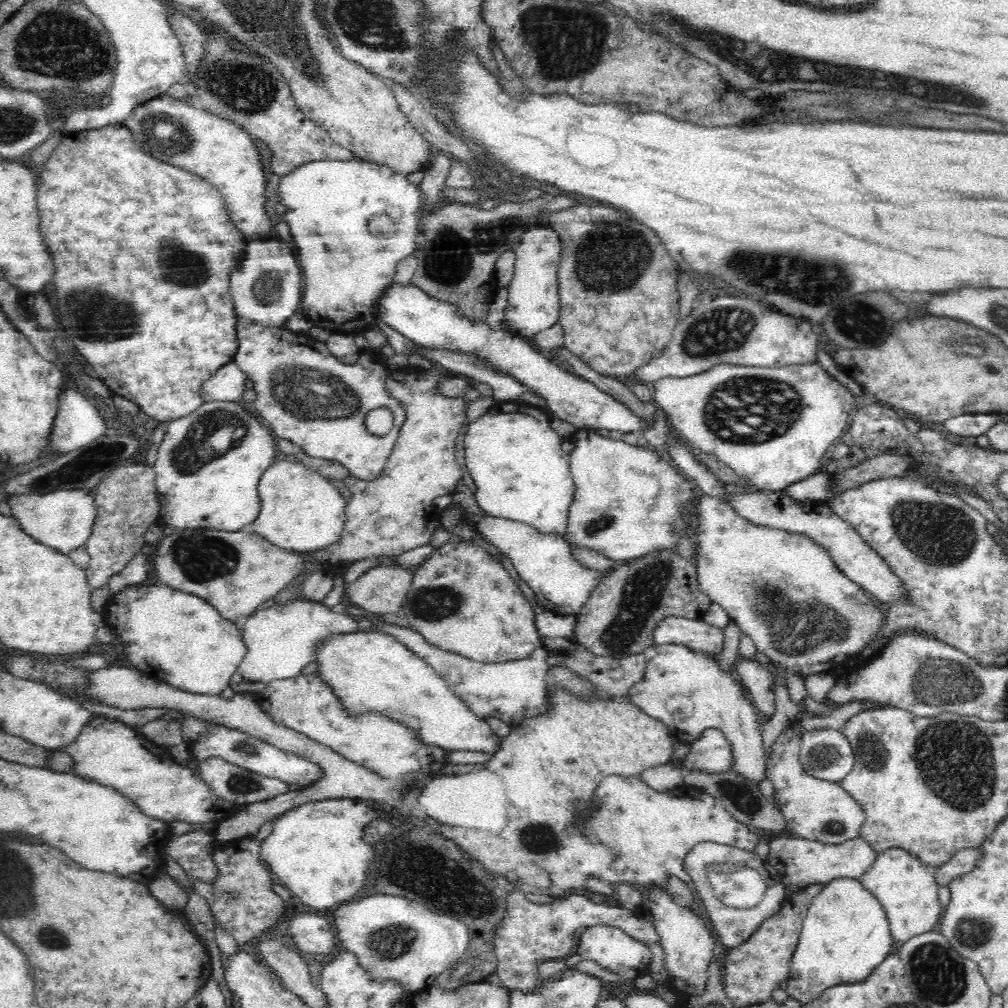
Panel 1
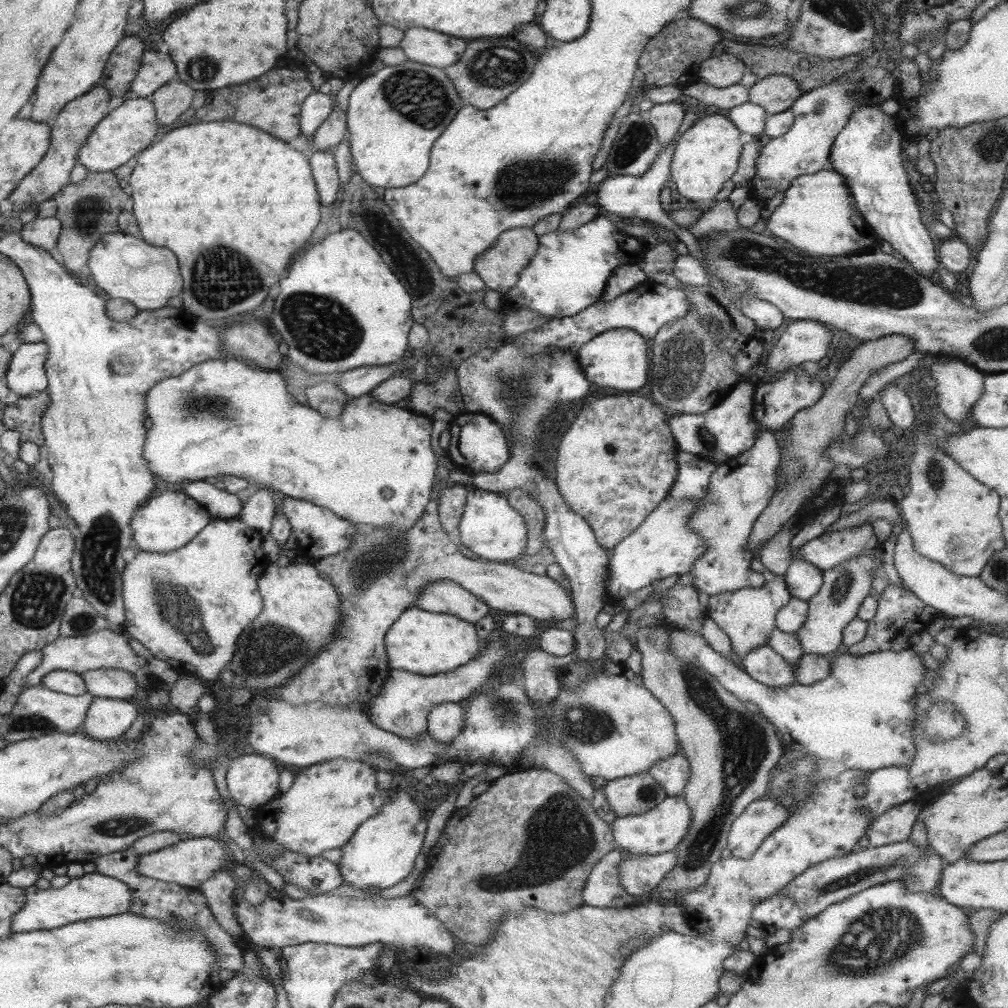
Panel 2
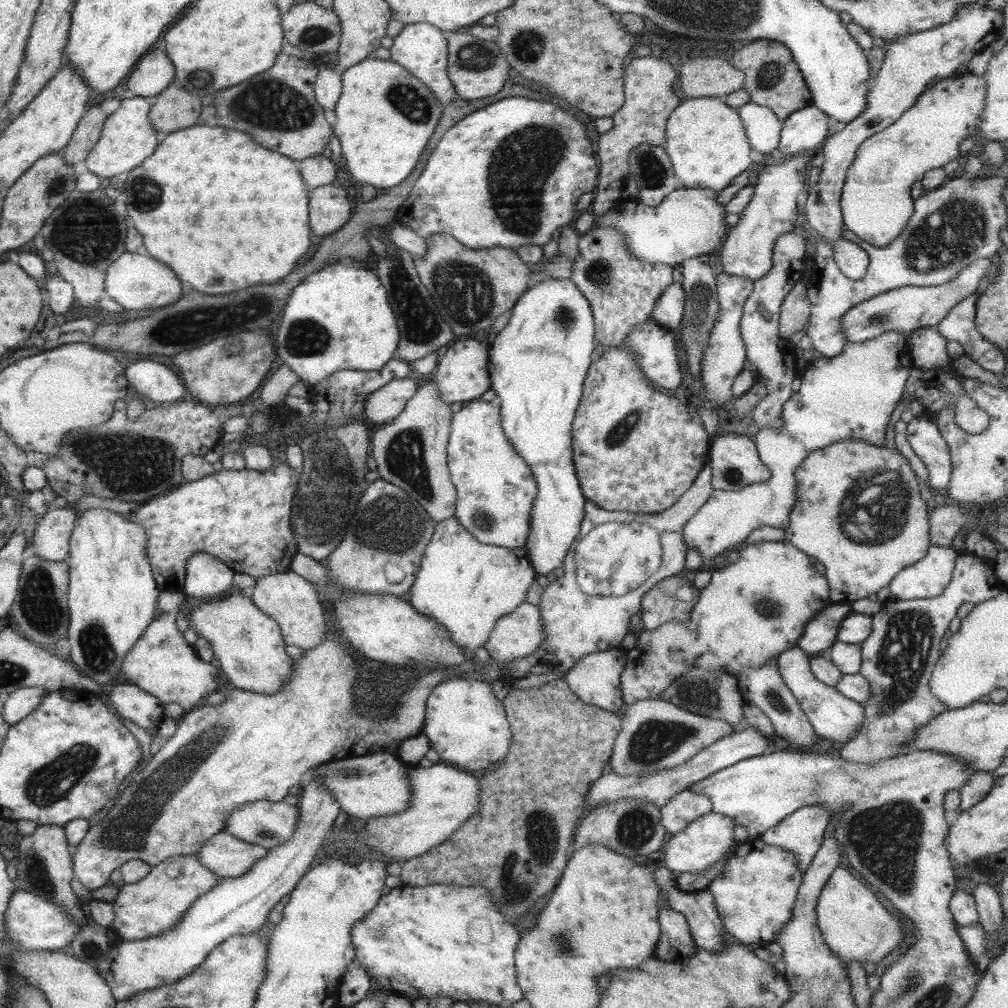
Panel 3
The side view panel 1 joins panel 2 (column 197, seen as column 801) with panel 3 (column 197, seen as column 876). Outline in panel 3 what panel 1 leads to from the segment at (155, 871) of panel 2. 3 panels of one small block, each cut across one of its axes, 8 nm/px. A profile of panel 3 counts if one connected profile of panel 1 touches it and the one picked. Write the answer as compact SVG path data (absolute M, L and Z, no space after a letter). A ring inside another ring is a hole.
M219 832L195 854L199 861L219 879L235 878L248 873L252 866L268 854L269 849L238 840L227 832Z

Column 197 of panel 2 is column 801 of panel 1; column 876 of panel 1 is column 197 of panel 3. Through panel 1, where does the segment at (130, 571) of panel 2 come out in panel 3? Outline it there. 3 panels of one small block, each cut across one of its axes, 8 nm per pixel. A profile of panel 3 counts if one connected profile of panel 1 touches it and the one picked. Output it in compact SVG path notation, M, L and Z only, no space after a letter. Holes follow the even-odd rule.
M231 589L223 598L203 602L190 613L189 626L212 646L228 682L258 694L277 694L291 678L293 660L286 655L278 623L253 602L249 591Z

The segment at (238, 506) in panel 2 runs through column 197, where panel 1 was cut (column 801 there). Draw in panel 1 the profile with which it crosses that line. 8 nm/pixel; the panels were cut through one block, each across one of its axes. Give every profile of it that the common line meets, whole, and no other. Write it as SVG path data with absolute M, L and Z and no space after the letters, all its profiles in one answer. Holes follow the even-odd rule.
M821 470L804 480L795 482L785 488L784 493L796 501L817 500L832 498L832 477L830 473Z

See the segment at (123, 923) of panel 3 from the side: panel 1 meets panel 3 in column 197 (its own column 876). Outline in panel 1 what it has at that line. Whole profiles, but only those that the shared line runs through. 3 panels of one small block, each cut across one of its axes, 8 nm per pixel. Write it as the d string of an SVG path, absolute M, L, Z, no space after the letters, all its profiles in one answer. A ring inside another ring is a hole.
M888 848L876 855L872 868L860 877L860 883L871 892L883 906L888 917L890 932L896 942L905 943L913 936L937 930L944 908L938 901L936 872L939 866L926 864L910 856L903 848Z

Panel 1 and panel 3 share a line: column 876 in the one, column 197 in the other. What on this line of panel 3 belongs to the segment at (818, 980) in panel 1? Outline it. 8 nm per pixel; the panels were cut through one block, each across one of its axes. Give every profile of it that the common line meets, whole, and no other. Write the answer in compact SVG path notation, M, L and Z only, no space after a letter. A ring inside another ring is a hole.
M310 775L306 777L301 787L303 792L302 800L300 803L298 802L297 806L297 827L290 840L276 848L270 848L268 854L256 862L252 869L243 876L218 880L218 885L211 888L206 894L199 896L199 899L184 913L181 921L172 930L146 940L118 940L118 943L112 944L112 953L108 955L106 960L97 964L96 970L110 986L116 1001L126 1000L138 991L150 990L162 984L166 986L176 982L200 966L208 953L228 937L259 932L266 924L270 909L280 901L282 896L291 894L292 889L298 885L298 881L311 868L310 863L318 854L318 848L331 834L335 820L340 815L340 806L336 800L332 800L333 794L330 789L318 784L316 780L312 780Z

